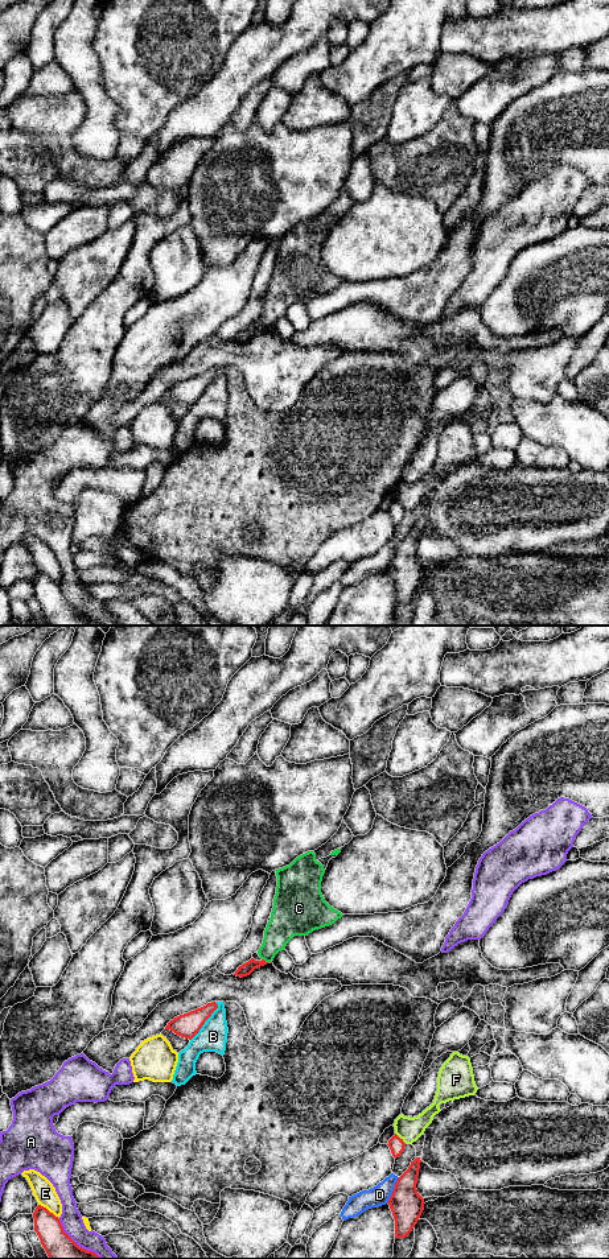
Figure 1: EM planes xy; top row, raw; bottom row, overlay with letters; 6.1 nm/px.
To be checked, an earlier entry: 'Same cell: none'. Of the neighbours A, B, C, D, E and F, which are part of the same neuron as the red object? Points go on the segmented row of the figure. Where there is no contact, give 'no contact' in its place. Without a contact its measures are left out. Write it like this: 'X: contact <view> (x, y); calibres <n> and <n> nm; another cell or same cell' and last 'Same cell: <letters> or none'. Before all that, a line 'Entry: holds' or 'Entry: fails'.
Entry: holds
A: contact xy (75, 1243); calibres 220 and 130 nm; another cell
B: contact xy (205, 1020); calibres 150 and 180 nm; another cell
C: contact xy (267, 962); calibres 80 and 180 nm; another cell
D: contact xy (394, 1191); calibres 200 and 120 nm; another cell
E: contact xy (48, 1210); calibres 180 and 130 nm; another cell
F: contact xy (399, 1138); calibres 90 and 150 nm; another cell
Same cell: none

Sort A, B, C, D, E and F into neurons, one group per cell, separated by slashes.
A / B C / D / E / F

